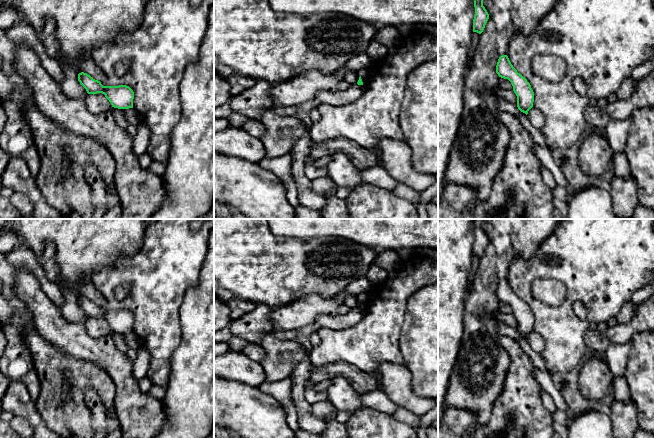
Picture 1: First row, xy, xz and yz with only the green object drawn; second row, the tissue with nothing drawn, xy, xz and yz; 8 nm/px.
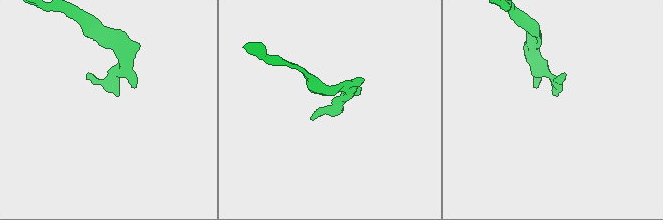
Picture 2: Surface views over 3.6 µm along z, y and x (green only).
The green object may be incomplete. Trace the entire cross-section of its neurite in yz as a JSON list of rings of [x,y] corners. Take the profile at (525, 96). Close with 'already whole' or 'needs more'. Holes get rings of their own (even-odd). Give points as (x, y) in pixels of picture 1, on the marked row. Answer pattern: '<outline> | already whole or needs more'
[[[507,55],[499,57],[496,65],[496,73],[499,77],[508,79],[511,82],[513,91],[517,96],[517,107],[527,115],[528,111],[533,107],[534,102],[534,92],[530,83],[517,72]]] | already whole

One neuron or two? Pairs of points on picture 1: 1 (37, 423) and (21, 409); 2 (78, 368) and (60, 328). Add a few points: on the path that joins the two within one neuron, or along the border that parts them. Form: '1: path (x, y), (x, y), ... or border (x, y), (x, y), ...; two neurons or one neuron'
1: path (33, 419), (25, 411); one neuron
2: border (52, 344), (76, 358), (95, 362); two neurons

